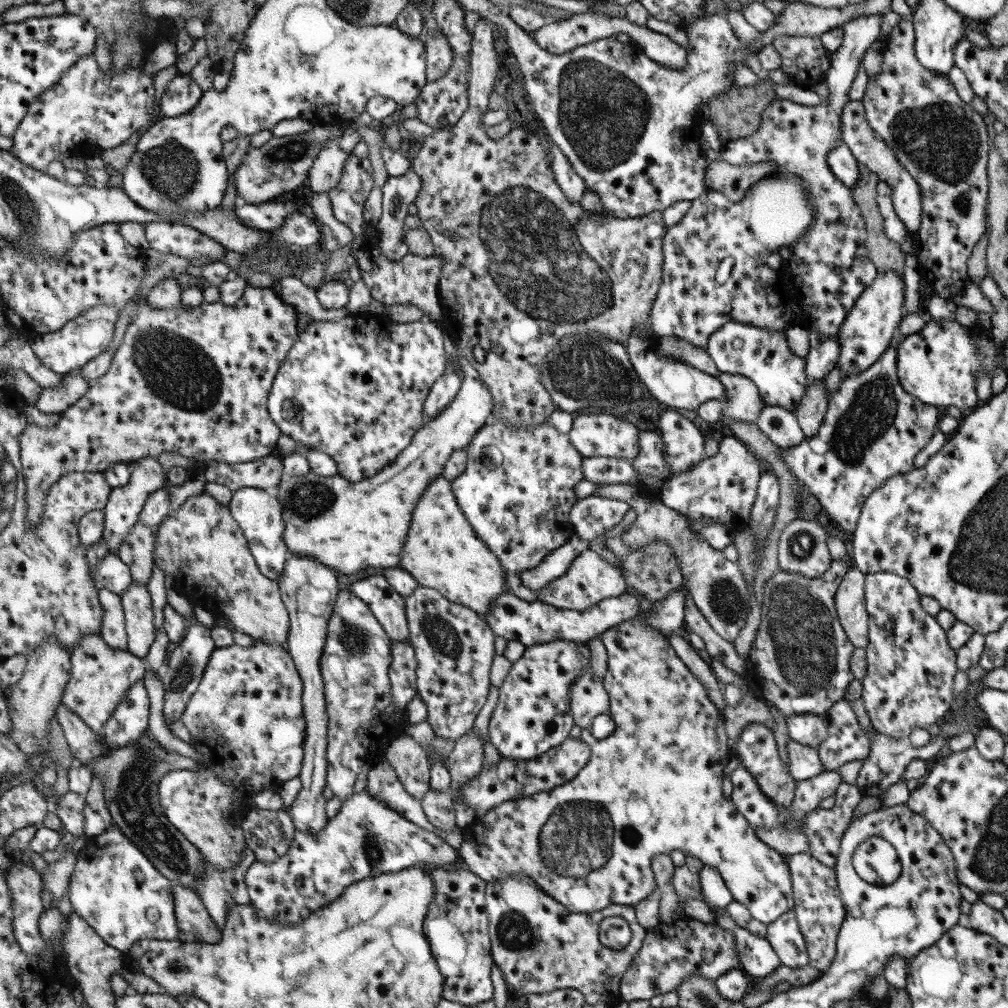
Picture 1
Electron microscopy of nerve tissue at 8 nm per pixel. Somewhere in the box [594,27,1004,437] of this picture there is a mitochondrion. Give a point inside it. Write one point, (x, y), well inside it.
(941, 140)

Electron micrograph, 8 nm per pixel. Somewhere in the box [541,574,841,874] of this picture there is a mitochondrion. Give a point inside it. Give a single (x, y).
(726, 599)

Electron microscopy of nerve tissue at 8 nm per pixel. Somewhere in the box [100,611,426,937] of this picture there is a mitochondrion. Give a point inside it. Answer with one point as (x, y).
(134, 792)

